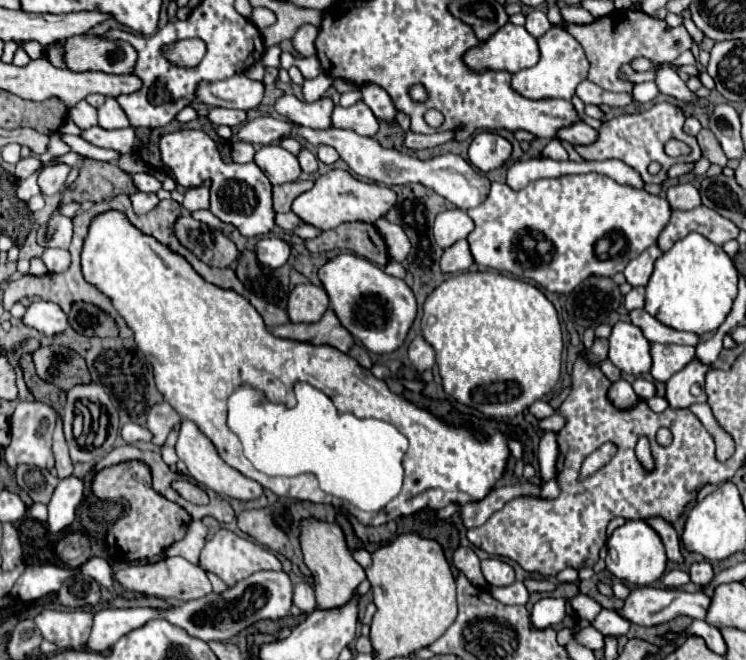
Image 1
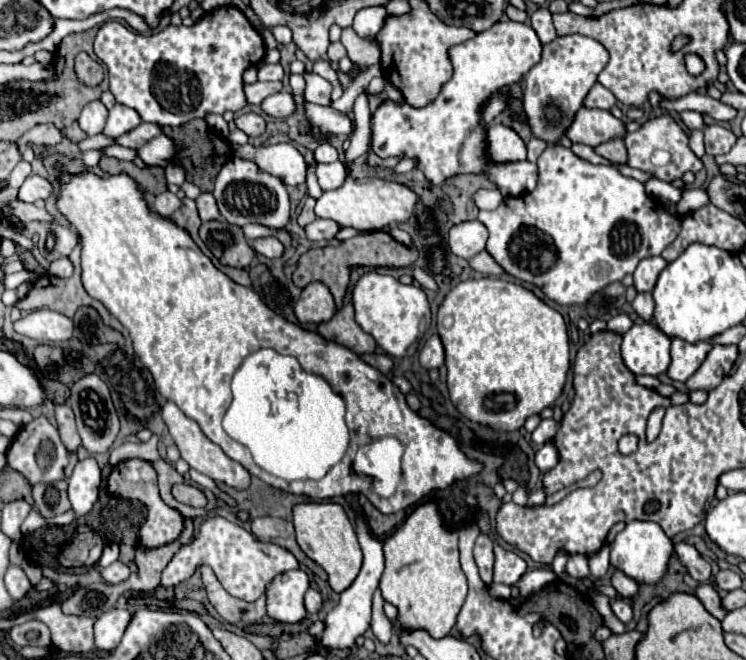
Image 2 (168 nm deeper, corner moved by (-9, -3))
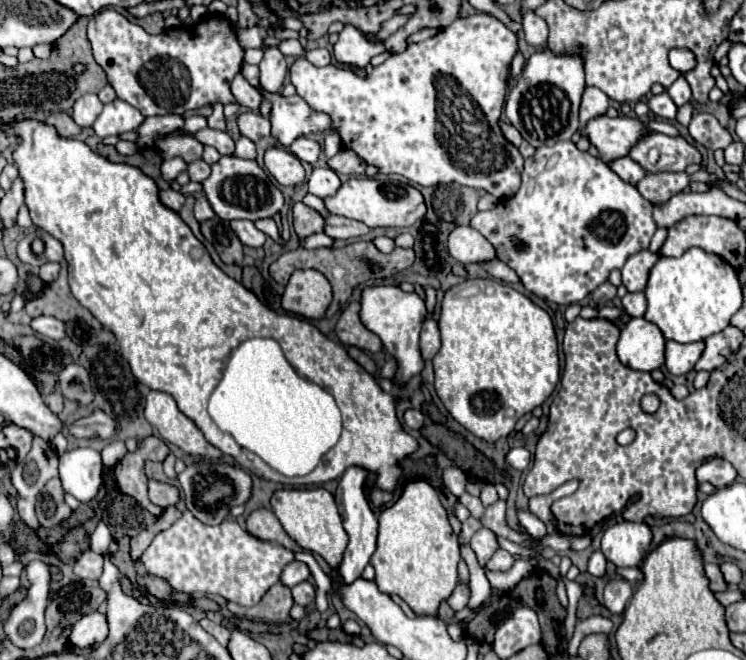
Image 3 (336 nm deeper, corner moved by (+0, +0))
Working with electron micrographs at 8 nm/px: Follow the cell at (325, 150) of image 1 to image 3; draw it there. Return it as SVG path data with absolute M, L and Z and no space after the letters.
M298 137L294 139L294 143L290 145L290 151L302 161L302 163L316 163L320 147L316 141L308 139L308 137Z

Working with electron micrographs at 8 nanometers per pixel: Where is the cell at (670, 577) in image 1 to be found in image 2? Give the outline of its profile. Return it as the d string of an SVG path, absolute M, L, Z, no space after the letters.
M699 584L695 594L703 602L703 606L709 610L709 614L713 614L717 620L721 620L727 614L727 612L721 610L721 598L719 598L719 594L717 594L713 584Z

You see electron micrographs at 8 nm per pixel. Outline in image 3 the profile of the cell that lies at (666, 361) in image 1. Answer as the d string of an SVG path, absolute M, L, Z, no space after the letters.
M666 341L666 367L672 375L684 375L694 369L696 361L704 351L704 341L698 343L676 343Z

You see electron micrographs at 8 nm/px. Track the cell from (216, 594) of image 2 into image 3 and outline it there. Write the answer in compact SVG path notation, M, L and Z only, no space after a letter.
M276 583L256 607L240 607L236 603L228 603L228 609L236 617L264 621L264 623L284 623L284 621L290 621L292 605L294 605L294 599L290 595L290 589L284 587L282 583Z

